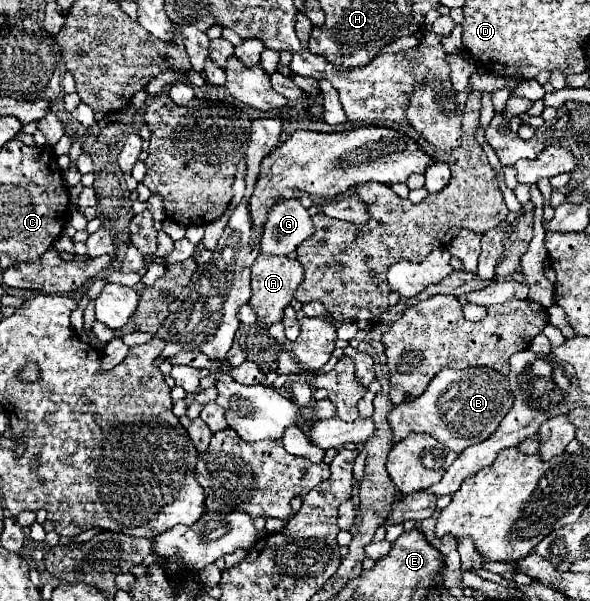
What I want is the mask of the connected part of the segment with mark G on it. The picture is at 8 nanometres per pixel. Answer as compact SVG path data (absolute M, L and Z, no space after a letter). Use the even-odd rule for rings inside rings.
M278 201L268 213L260 251L268 255L288 255L314 233L312 217L298 201Z

